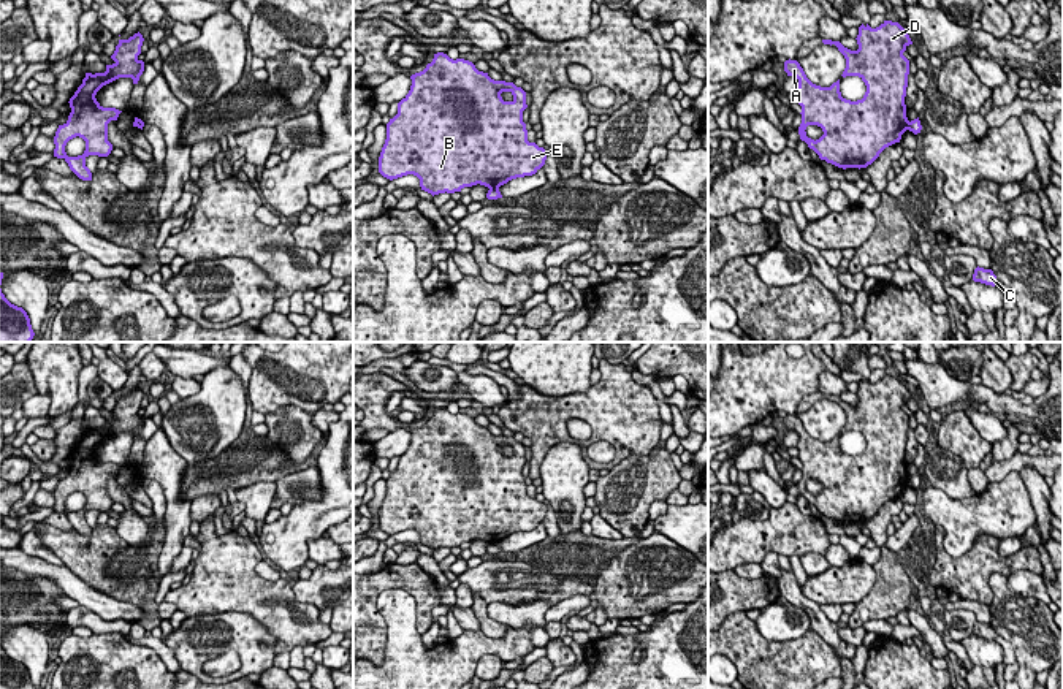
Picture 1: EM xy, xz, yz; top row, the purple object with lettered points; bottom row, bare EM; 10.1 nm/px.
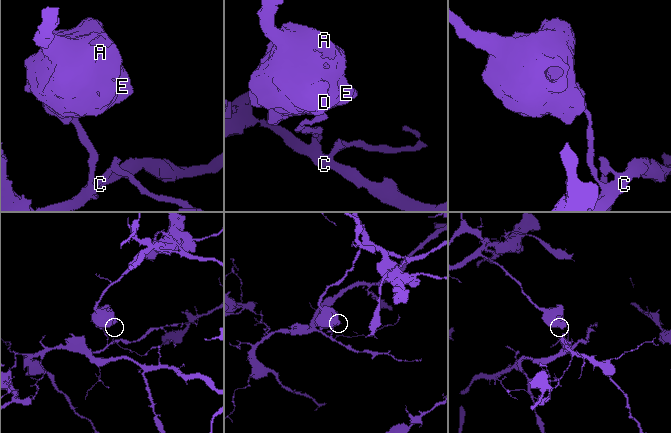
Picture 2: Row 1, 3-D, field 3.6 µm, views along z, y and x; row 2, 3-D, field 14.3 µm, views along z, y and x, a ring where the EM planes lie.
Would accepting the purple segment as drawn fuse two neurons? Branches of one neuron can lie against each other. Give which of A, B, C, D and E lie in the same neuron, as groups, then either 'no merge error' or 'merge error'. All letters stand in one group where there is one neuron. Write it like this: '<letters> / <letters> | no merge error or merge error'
A B D E / C | merge error

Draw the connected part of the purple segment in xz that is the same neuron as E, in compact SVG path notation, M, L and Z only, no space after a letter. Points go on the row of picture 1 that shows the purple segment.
M434 54L431 63L410 76L409 93L387 124L387 139L379 157L379 173L393 181L407 174L420 179L421 190L434 195L464 187L499 188L512 179L535 174L548 150L528 141L523 111L526 92L513 82L494 81L464 59Z

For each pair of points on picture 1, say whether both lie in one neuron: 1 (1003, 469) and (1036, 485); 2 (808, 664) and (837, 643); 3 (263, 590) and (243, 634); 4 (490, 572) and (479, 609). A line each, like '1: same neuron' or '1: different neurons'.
1: different neurons
2: different neurons
3: different neurons
4: different neurons

